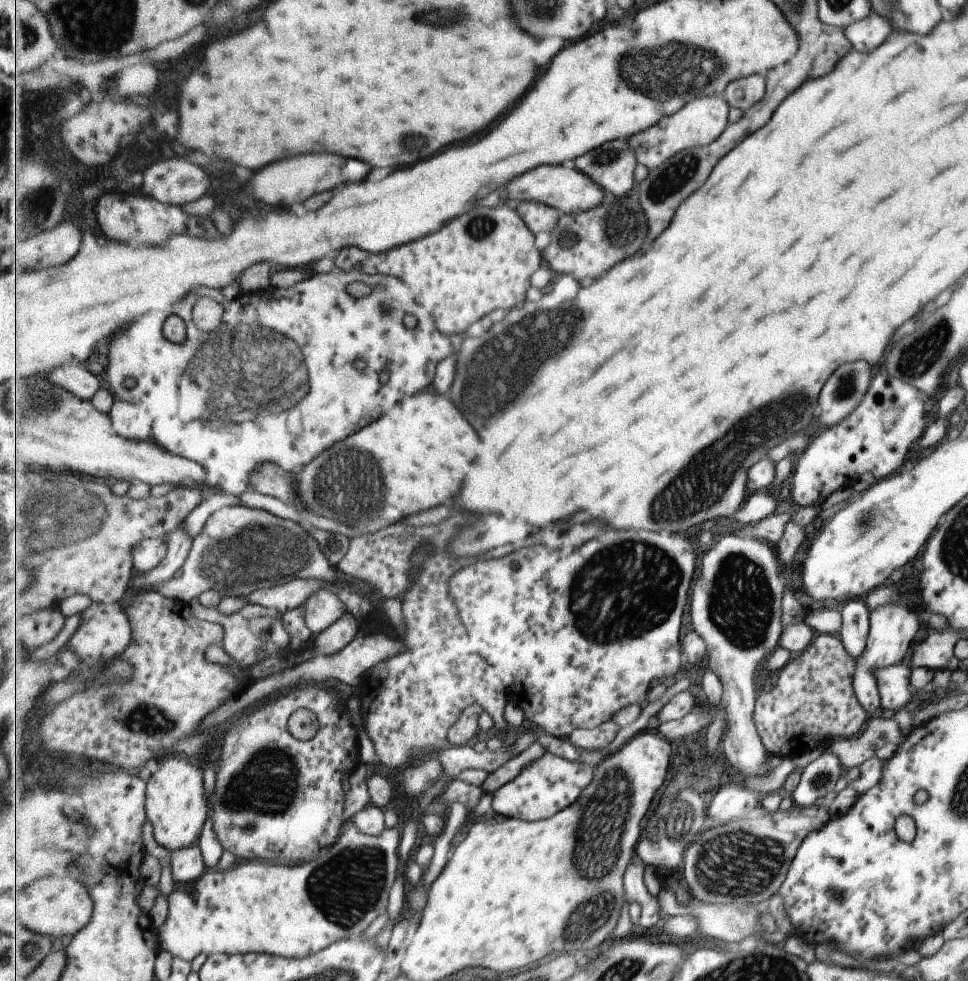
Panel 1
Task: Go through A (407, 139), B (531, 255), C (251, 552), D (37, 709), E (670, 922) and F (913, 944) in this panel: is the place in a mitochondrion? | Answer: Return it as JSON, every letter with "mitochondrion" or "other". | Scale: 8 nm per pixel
{"A":"mitochondrion","B":"other","C":"mitochondrion","D":"other","E":"other","F":"other"}

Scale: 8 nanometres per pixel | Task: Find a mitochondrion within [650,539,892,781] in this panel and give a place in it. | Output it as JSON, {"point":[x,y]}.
{"point":[740,606]}

